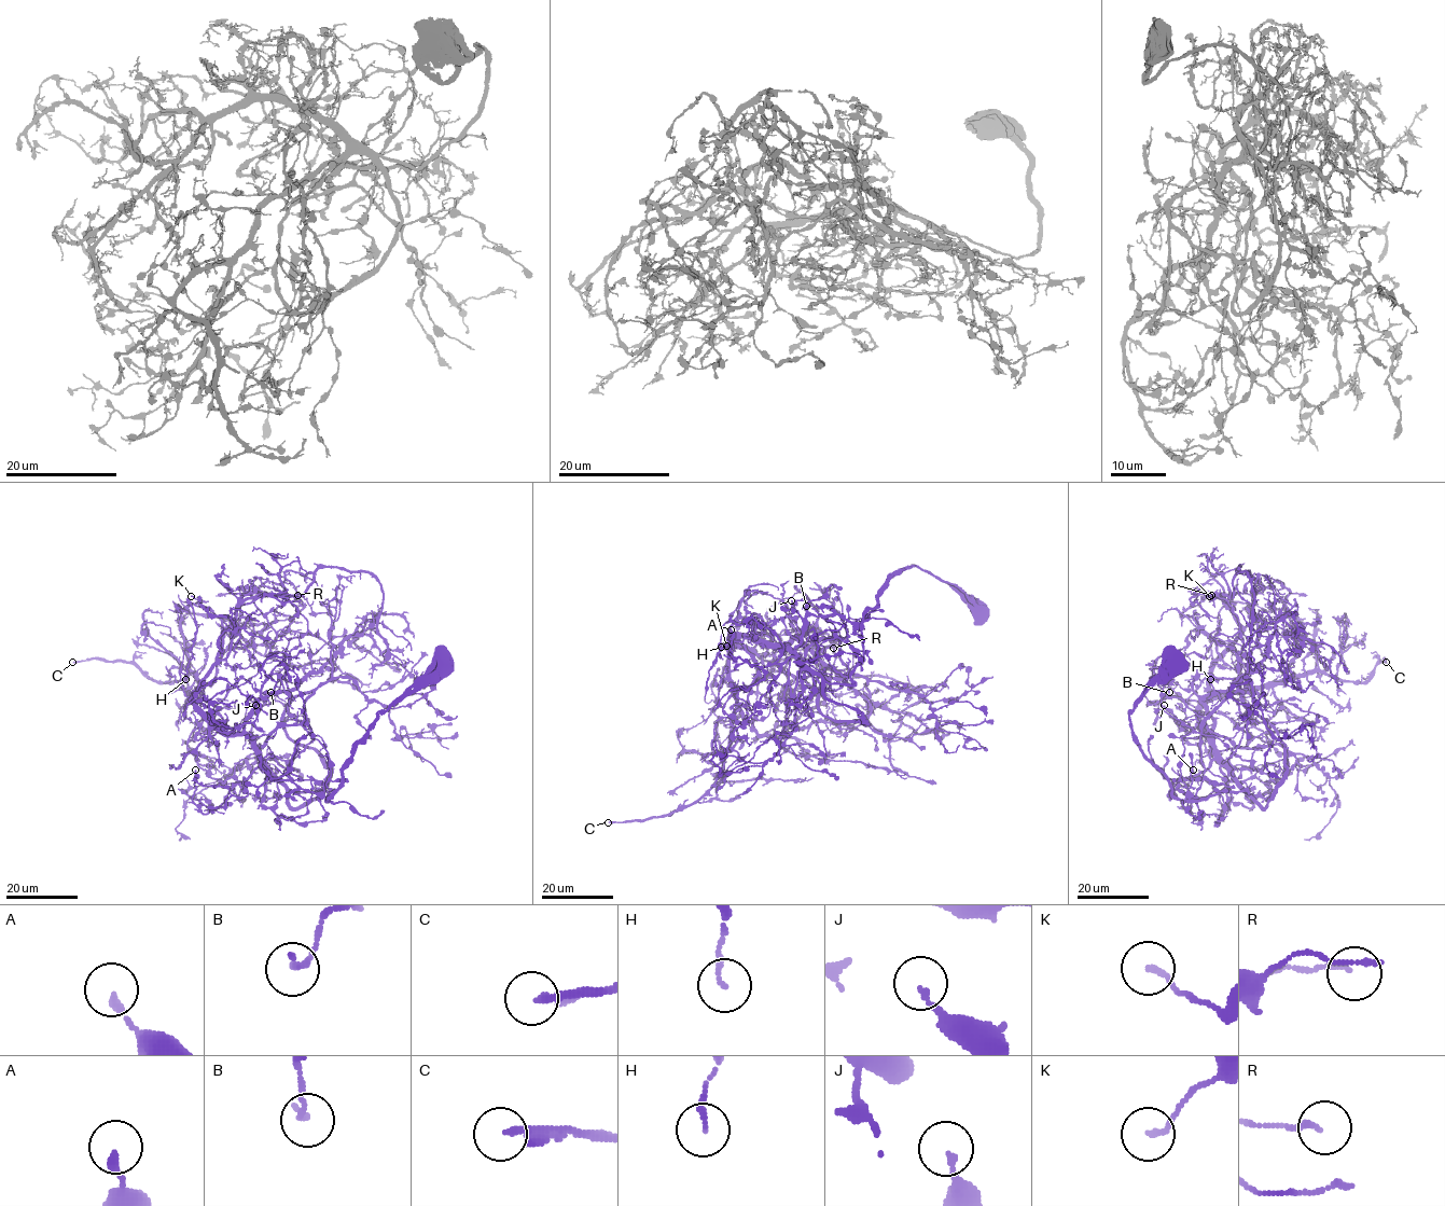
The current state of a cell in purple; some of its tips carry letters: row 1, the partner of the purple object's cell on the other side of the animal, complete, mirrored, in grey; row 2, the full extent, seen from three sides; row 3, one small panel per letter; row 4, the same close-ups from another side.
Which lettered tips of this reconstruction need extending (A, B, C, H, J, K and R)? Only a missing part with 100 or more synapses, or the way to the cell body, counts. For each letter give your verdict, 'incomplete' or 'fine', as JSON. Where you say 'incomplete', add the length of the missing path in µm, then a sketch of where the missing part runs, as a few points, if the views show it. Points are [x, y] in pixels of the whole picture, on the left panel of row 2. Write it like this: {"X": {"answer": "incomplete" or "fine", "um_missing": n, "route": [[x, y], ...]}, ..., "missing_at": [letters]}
{"A": {"answer": "fine"}, "B": {"answer": "fine"}, "C": {"answer": "incomplete", "um_missing": 70}, "H": {"answer": "fine"}, "J": {"answer": "fine"}, "K": {"answer": "fine"}, "R": {"answer": "fine"}, "missing_at": ["C"]}

